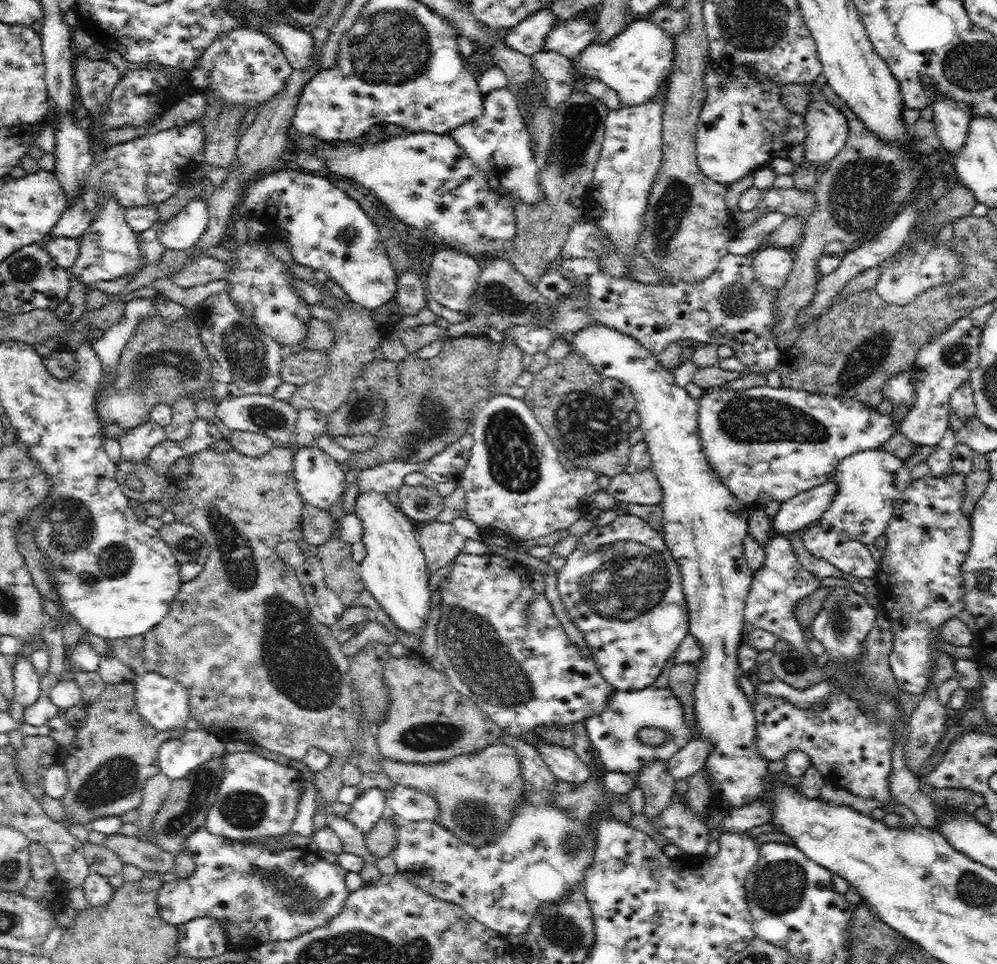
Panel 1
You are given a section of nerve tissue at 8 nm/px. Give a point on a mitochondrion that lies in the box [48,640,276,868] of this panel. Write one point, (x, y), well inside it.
(117, 779)

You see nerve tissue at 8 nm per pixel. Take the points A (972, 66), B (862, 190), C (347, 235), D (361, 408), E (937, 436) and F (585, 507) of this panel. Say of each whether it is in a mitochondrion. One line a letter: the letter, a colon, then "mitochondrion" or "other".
A: mitochondrion
B: mitochondrion
C: mitochondrion
D: mitochondrion
E: other
F: other

